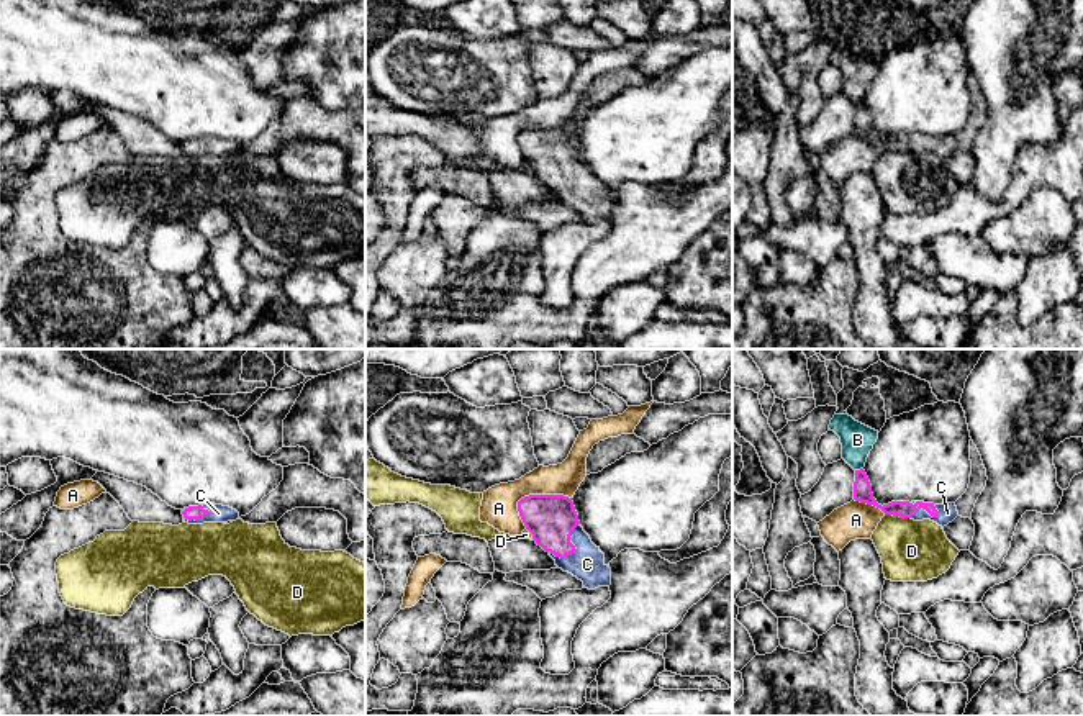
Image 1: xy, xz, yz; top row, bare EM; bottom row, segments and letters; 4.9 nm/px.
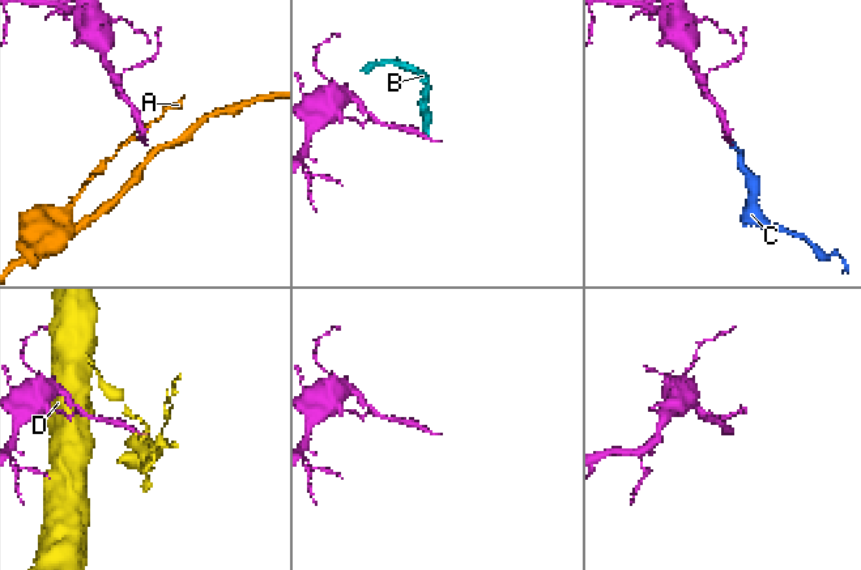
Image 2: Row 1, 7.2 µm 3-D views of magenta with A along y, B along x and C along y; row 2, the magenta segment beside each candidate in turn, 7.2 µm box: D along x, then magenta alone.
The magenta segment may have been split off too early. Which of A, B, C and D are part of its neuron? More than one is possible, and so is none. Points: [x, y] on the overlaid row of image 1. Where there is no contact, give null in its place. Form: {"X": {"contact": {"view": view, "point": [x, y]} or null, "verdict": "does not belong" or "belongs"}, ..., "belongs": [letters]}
{"A": {"contact": {"view": "xz", "point": [539, 495]}, "verdict": "does not belong"}, "B": {"contact": {"view": "yz", "point": [860, 469]}, "verdict": "does not belong"}, "C": {"contact": {"view": "xz", "point": [575, 549]}, "verdict": "belongs"}, "D": {"contact": {"view": "yz", "point": [898, 515]}, "verdict": "does not belong"}, "belongs": ["C"]}

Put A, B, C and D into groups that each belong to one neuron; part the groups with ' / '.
A / B / C / D

